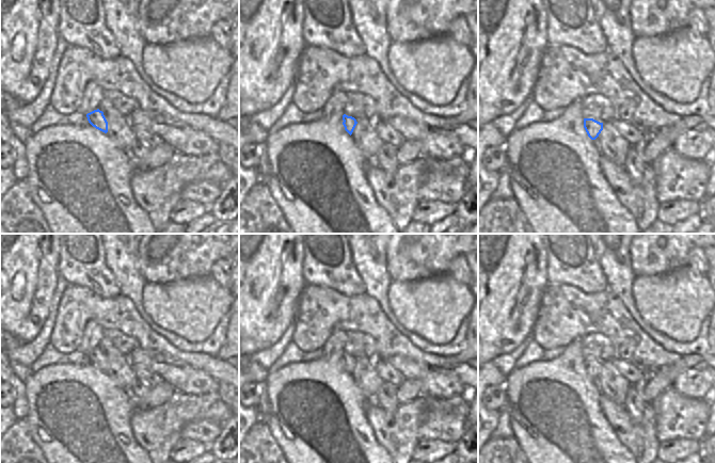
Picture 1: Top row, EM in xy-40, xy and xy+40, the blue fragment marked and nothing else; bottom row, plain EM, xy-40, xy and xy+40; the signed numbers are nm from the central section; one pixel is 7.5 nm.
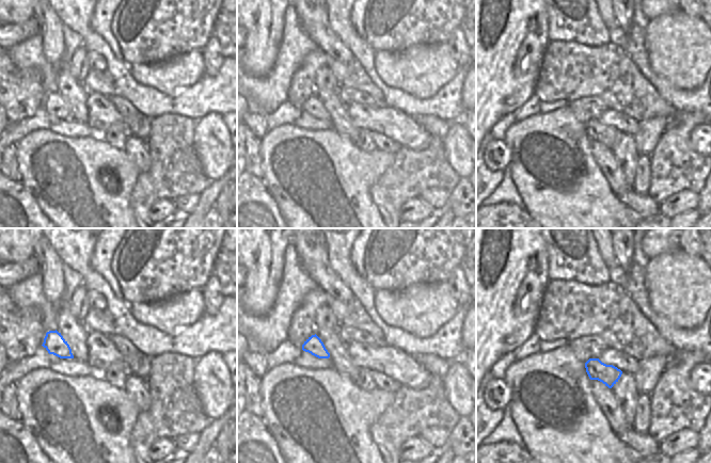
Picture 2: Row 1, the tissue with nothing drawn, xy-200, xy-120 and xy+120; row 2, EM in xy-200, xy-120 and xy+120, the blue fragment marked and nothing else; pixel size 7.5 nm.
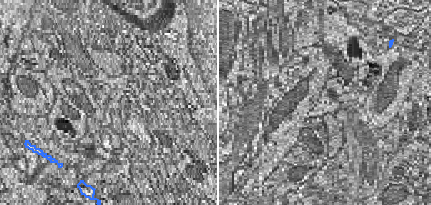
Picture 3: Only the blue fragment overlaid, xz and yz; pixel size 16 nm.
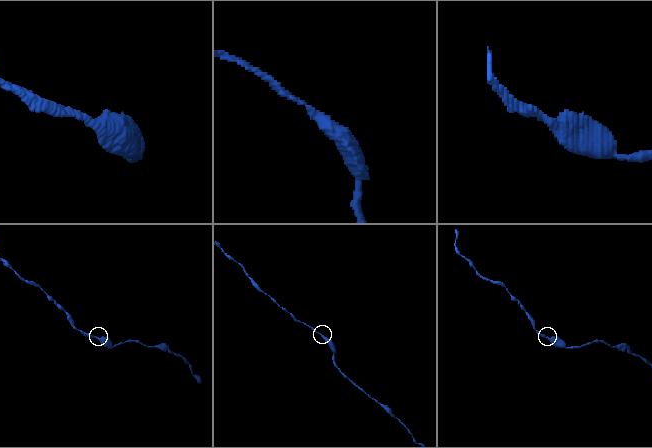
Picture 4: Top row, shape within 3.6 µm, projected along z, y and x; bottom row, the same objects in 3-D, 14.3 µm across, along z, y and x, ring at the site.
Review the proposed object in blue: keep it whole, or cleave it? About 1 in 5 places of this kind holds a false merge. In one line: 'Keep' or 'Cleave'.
Keep.

